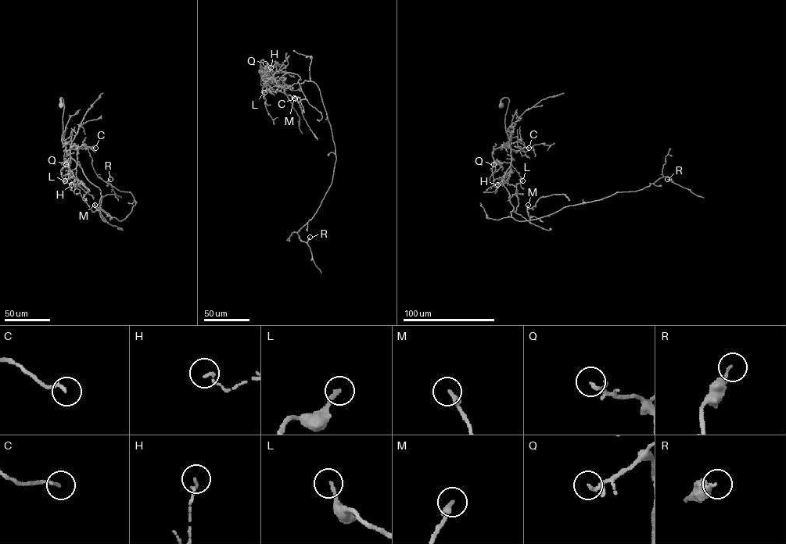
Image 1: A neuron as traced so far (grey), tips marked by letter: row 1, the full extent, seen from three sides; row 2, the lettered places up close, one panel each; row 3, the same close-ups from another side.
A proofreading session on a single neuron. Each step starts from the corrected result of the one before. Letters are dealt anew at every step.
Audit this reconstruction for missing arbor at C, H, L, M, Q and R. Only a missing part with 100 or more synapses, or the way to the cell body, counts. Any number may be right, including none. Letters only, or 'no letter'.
no letter

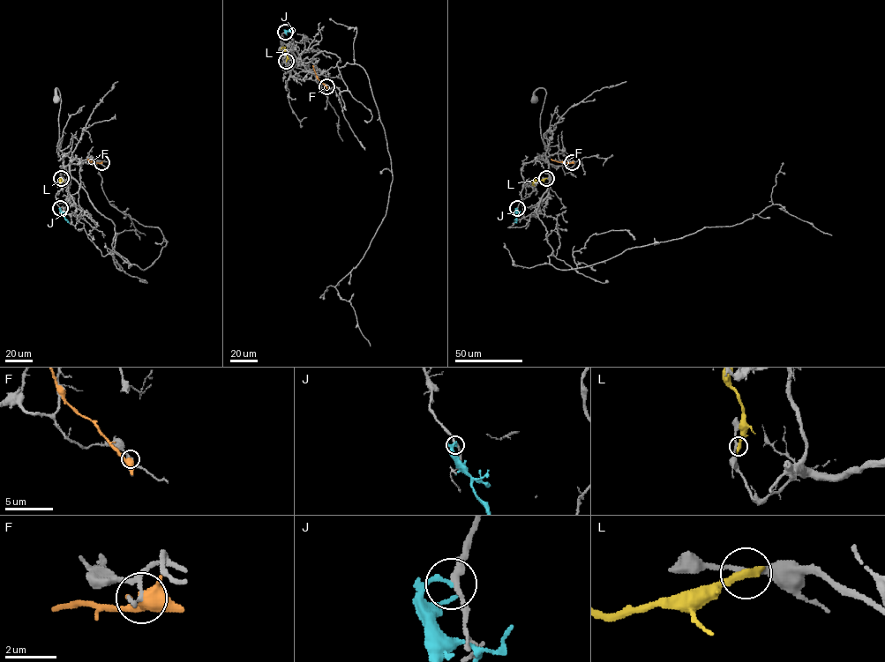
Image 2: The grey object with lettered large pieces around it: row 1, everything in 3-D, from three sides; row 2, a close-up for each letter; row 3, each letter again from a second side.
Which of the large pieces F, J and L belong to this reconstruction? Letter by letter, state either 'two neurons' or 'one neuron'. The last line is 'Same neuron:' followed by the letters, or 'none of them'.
F: two neurons
J: two neurons
L: two neurons
Same neuron: none of them

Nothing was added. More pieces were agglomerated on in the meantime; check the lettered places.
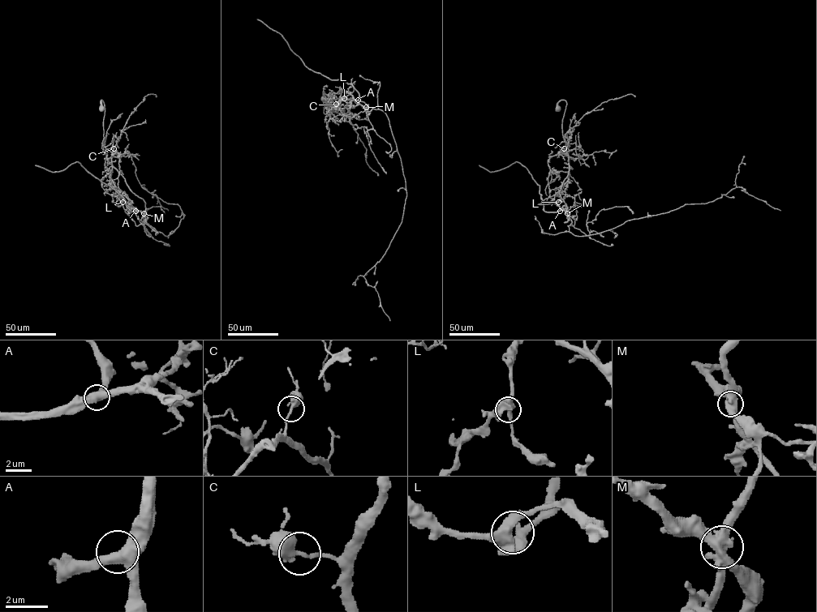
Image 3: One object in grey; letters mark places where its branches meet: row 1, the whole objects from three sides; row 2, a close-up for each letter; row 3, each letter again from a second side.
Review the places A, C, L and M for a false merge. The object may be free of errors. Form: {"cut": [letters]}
{"cut": ["M"]}

